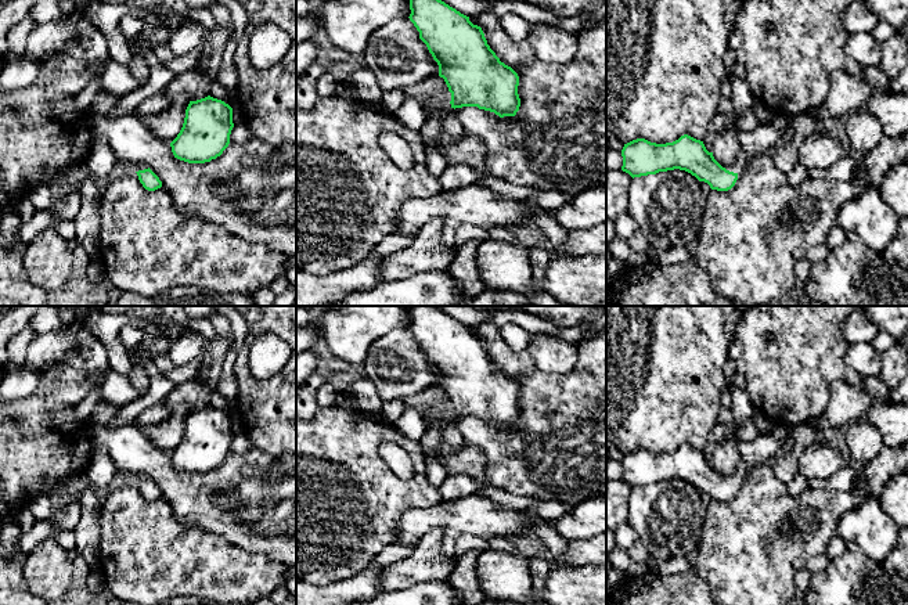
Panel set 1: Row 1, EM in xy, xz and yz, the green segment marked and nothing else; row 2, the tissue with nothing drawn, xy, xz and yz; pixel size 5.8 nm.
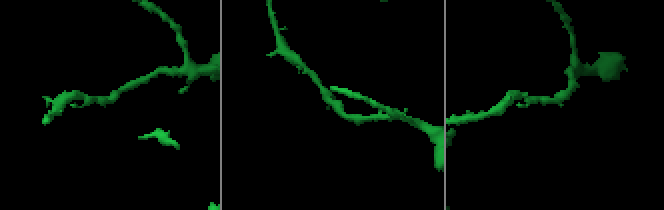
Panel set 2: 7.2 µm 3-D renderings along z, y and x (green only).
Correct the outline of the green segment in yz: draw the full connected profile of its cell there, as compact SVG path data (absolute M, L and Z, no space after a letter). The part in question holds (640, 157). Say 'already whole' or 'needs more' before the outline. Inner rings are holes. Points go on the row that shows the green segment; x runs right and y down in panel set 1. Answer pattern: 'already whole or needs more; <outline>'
needs more; M774 116L767 123L759 123L752 132L741 132L741 152L728 169L714 159L703 141L684 134L666 144L651 143L645 138L624 144L621 170L634 179L680 169L707 183L711 190L728 191L735 186L738 173L749 161L789 137L790 119L792 116Z

